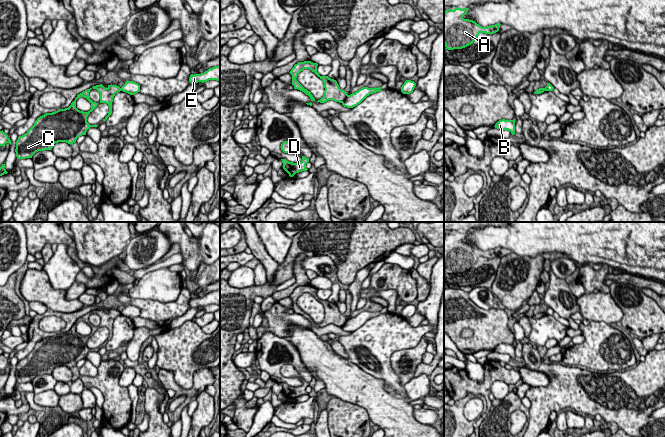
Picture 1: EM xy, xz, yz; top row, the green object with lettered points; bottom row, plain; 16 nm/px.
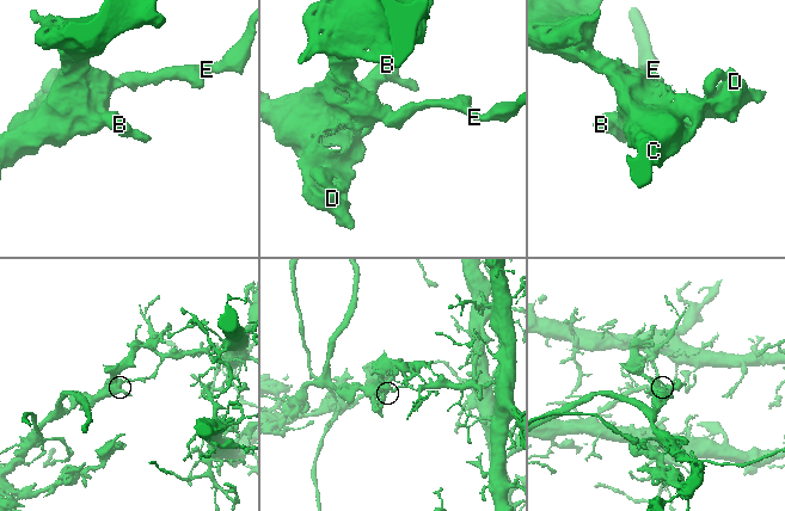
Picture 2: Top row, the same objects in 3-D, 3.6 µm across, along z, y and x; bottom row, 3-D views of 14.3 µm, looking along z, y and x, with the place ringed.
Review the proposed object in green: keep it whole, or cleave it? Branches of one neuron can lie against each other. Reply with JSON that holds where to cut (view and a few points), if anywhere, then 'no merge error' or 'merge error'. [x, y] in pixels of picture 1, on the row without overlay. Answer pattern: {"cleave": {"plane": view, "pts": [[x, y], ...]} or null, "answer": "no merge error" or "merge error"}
{"cleave": {"plane": "xz", "pts": [[348, 319], [341, 326]]}, "answer": "merge error"}

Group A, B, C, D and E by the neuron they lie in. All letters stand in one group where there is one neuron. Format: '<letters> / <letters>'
A B C D / E

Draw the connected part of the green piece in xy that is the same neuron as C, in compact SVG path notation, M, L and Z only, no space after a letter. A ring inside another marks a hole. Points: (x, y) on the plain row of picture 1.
M92 312L78 318L75 324L68 332L59 333L52 337L46 337L35 345L34 349L22 360L19 360L16 365L16 381L17 383L32 382L38 375L52 374L55 367L66 366L73 368L77 362L86 359L90 351L97 351L97 349L90 349L87 346L88 339L97 331L98 327L90 323L89 316ZM80 321L86 322L91 327L91 333L88 336L80 335L76 332L76 324Z

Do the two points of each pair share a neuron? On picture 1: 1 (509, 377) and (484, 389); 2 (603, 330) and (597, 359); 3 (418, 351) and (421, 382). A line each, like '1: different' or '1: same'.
1: same
2: same
3: different

